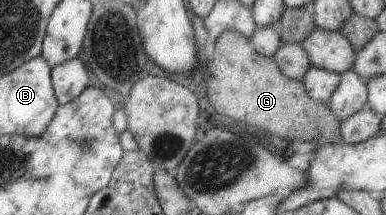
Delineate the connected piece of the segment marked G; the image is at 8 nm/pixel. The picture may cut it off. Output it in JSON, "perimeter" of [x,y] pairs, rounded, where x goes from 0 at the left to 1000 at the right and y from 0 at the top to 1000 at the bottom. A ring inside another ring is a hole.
{"perimeter":[[[585,135],[565,163],[552,223],[549,284],[534,298],[534,312],[541,321],[536,349],[528,349],[534,353],[534,437],[565,530],[580,530],[601,558],[637,567],[648,595],[674,595],[705,633],[720,633],[751,660],[782,651],[782,660],[806,660],[819,674],[847,674],[883,656],[878,558],[847,479],[808,465],[795,442],[782,381],[736,353],[705,265],[663,251],[648,186],[619,149]]]}

